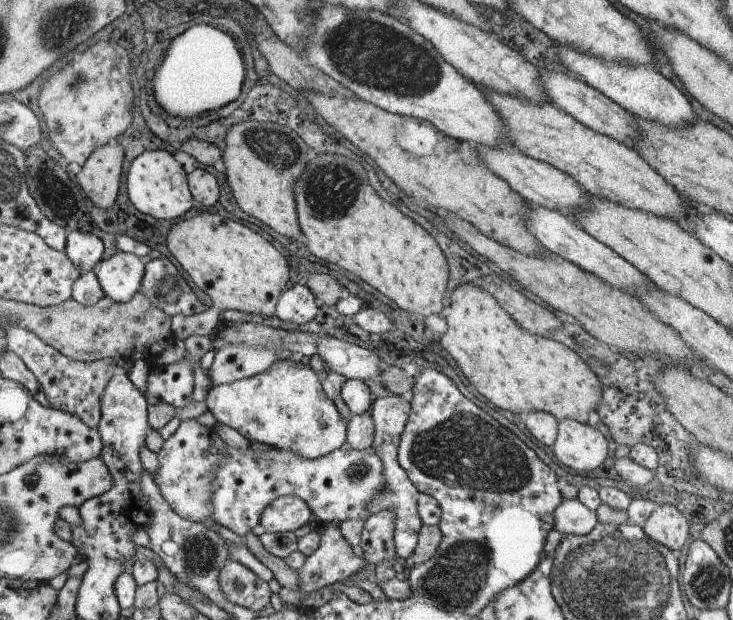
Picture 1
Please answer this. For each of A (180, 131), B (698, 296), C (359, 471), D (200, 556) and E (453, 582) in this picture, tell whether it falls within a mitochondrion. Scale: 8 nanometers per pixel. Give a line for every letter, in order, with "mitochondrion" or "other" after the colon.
A: other
B: other
C: mitochondrion
D: mitochondrion
E: mitochondrion

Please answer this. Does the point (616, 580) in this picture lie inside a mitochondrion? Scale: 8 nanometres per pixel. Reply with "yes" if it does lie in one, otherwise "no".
yes

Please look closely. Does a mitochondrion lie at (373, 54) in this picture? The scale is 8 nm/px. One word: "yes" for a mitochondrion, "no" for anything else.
yes

